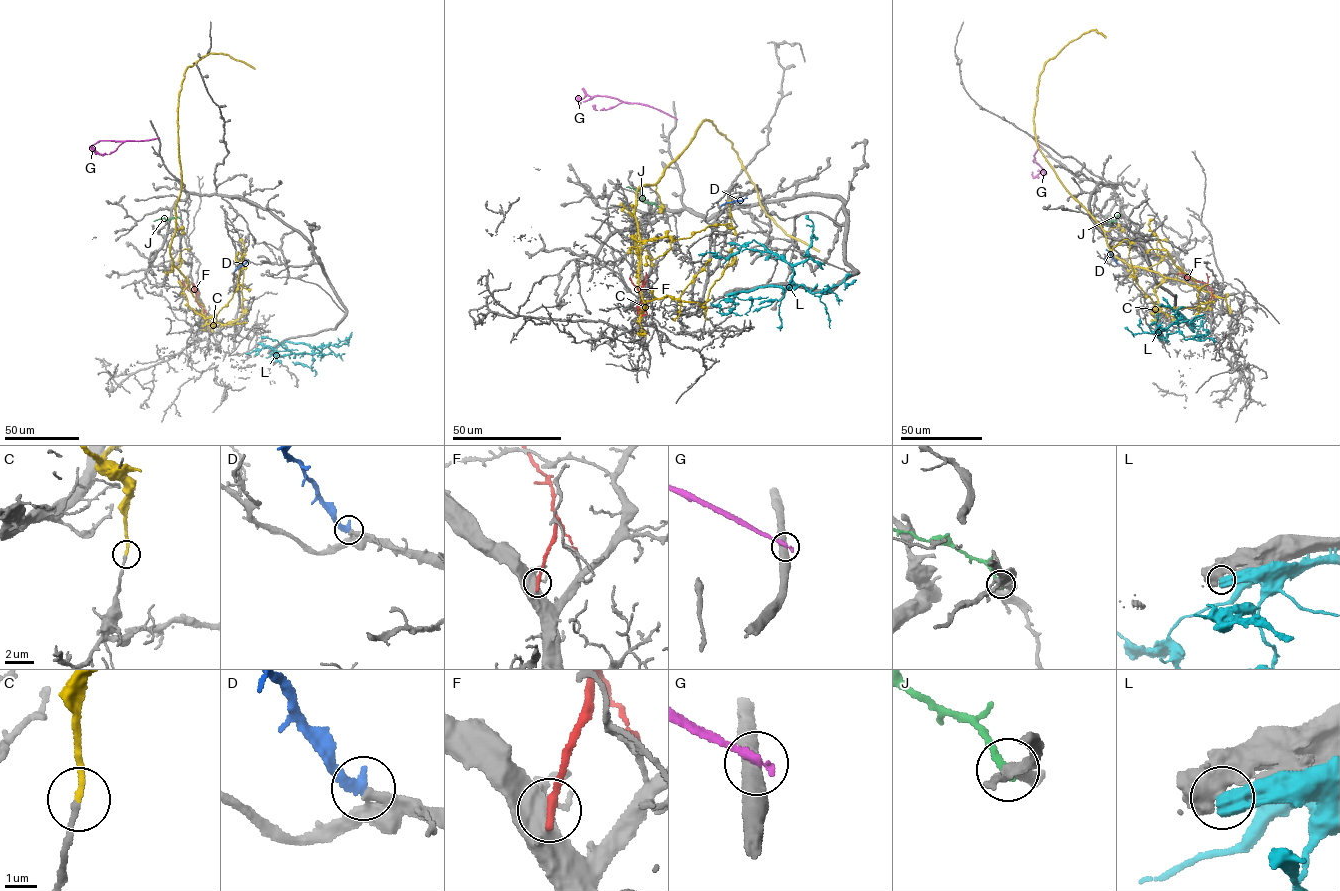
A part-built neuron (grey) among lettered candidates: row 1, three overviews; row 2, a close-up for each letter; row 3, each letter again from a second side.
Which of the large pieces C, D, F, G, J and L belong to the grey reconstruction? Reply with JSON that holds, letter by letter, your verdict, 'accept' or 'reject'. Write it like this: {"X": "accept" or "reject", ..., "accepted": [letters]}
{"C": "reject", "D": "accept", "F": "reject", "G": "reject", "J": "reject", "L": "reject", "accepted": ["D"]}

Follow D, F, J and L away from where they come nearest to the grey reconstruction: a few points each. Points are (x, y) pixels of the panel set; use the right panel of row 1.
D: (1117, 263), (1106, 249)
F: (1210, 301), (1212, 294), (1209, 287), (1189, 280), (1183, 271)
J: (1120, 215), (1109, 221), (1108, 226)
L: (1193, 331), (1179, 315), (1175, 322), (1157, 333), (1158, 338), (1156, 335), (1165, 330), (1165, 339), (1169, 341)

